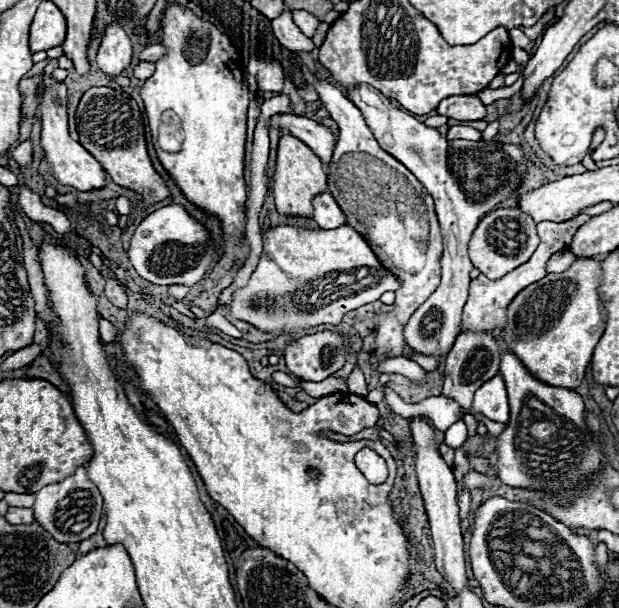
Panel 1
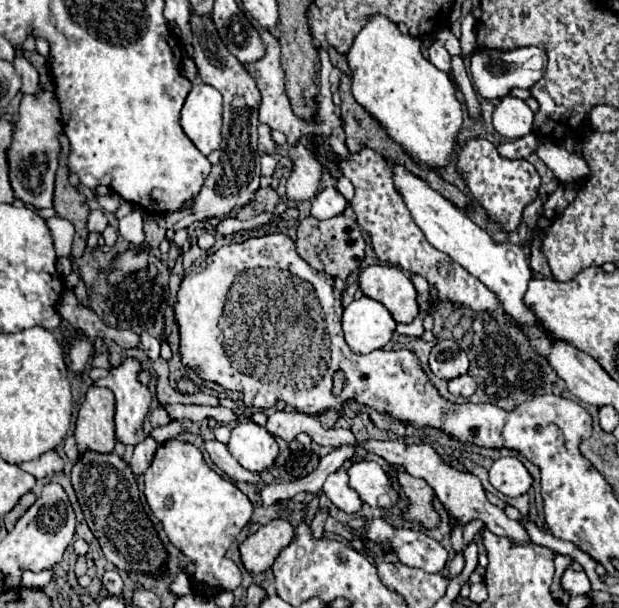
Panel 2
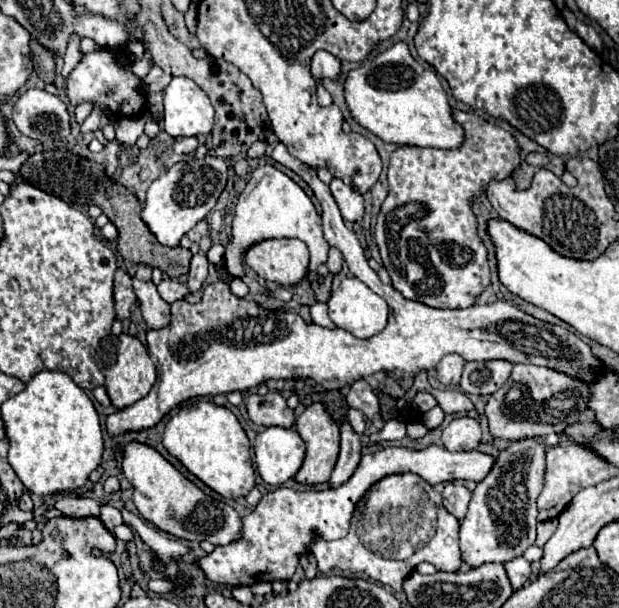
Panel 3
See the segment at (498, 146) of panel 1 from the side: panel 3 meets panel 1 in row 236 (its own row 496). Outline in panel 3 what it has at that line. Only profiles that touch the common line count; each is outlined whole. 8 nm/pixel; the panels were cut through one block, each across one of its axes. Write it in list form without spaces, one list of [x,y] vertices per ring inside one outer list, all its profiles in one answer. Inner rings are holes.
[[[446,482],[444,490],[442,490],[442,496],[444,496],[444,508],[454,514],[458,520],[462,520],[466,516],[466,508],[468,508],[468,500],[470,500],[470,490],[460,484],[460,482]]]

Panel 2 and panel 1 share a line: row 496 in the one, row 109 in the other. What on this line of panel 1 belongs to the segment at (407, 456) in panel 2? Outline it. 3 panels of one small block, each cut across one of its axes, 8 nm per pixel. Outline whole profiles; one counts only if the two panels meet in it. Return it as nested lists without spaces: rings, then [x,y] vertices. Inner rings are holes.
[[[474,94],[472,96],[450,96],[448,100],[440,102],[438,114],[454,118],[454,120],[484,120],[486,106]]]

